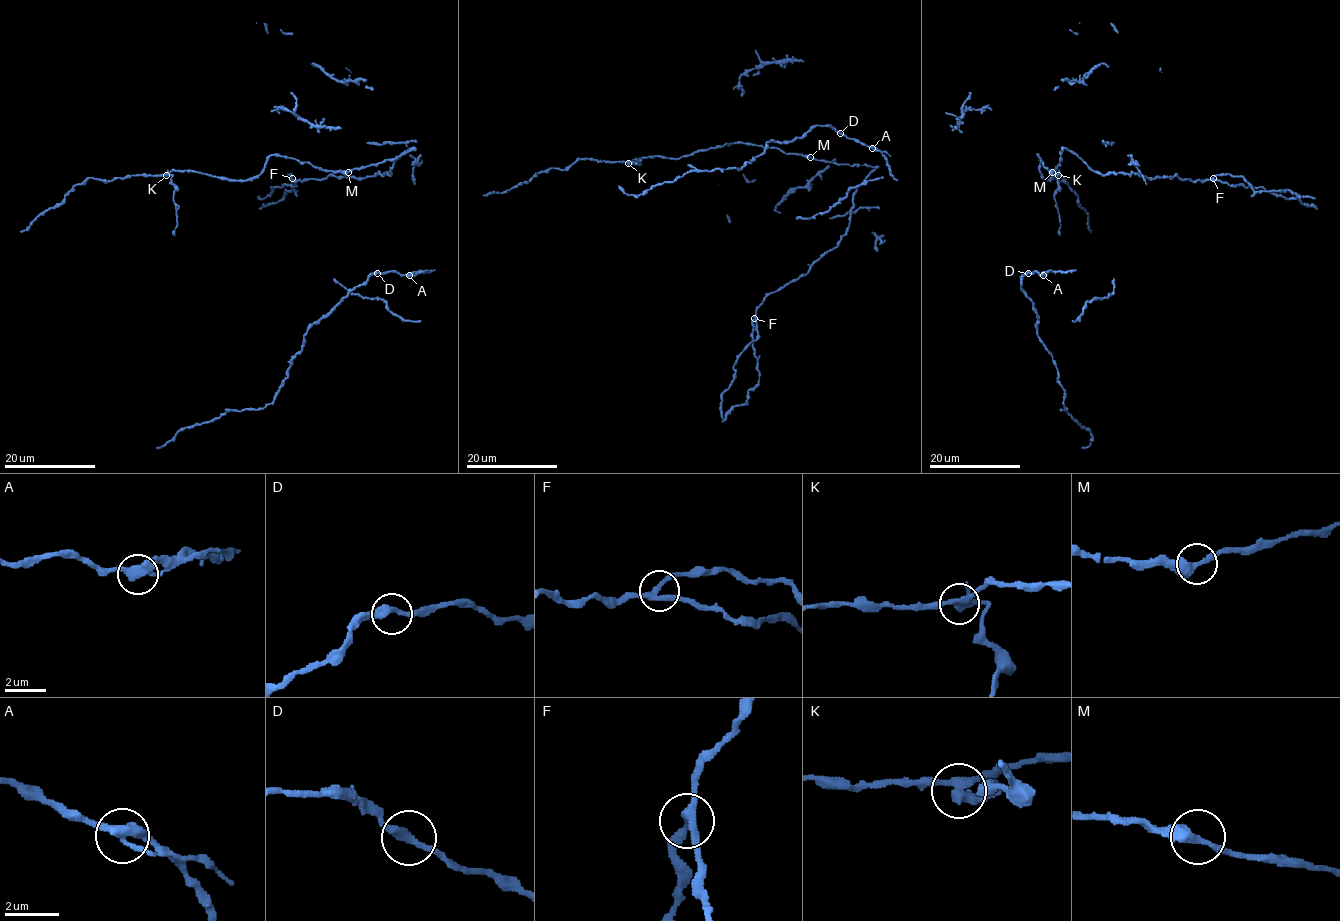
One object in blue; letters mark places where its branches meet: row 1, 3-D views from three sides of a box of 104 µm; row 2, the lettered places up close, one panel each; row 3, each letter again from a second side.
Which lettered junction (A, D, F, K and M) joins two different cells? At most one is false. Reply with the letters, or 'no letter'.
K

